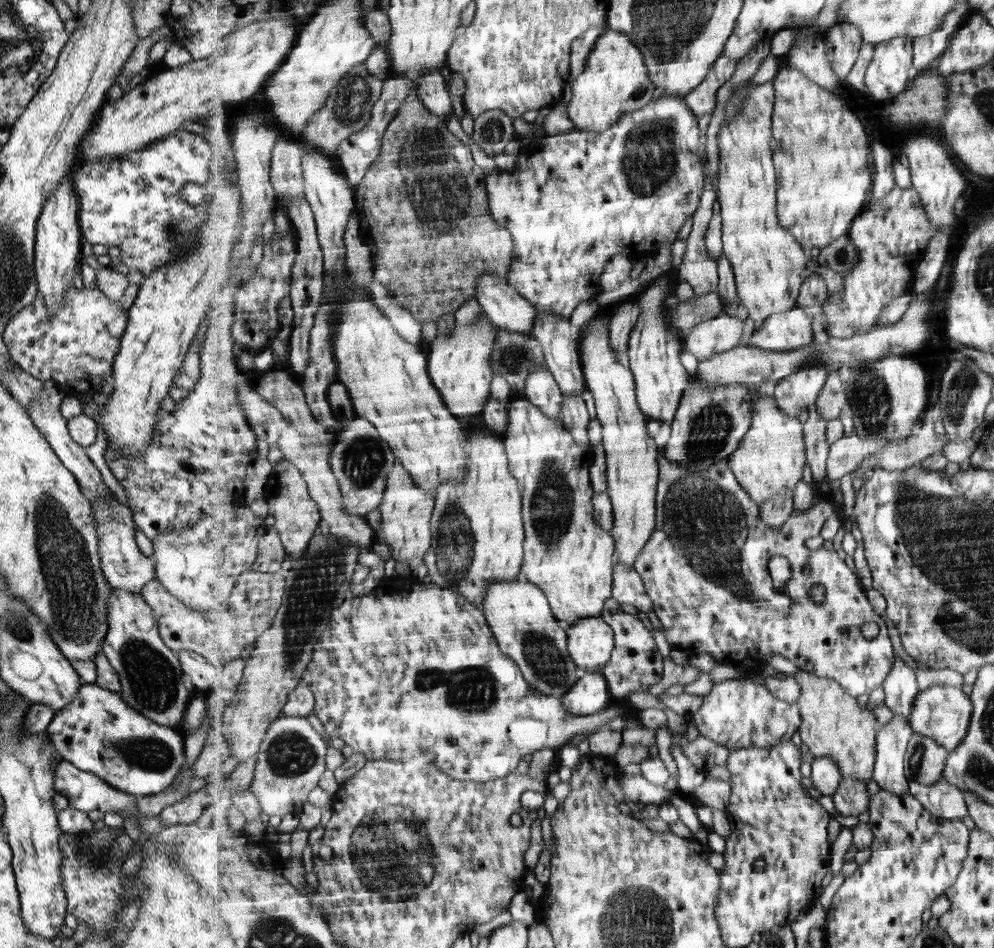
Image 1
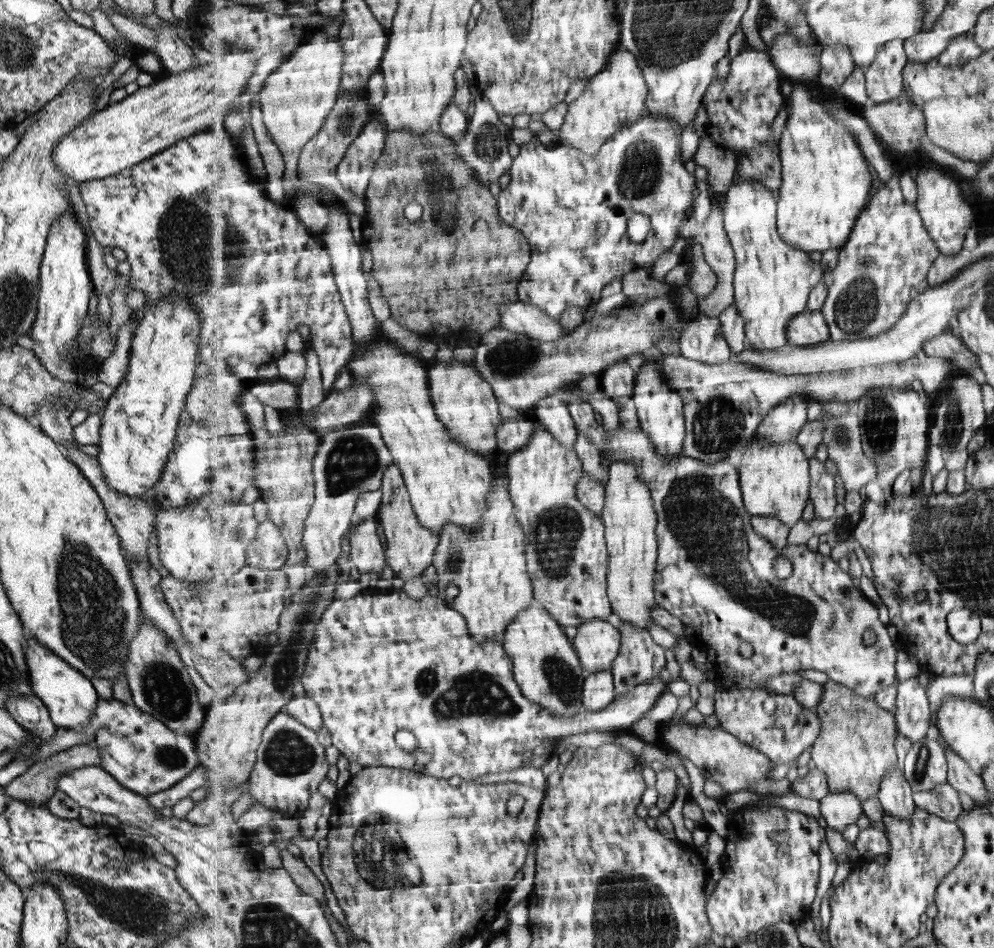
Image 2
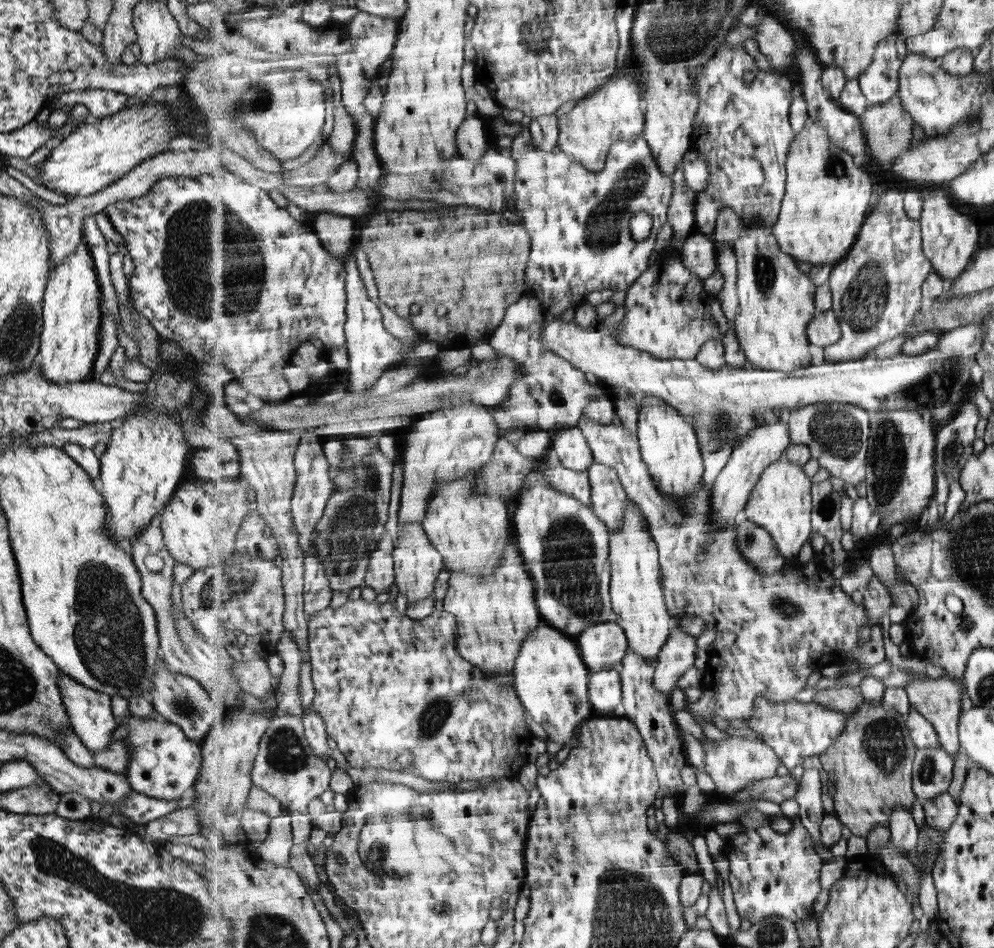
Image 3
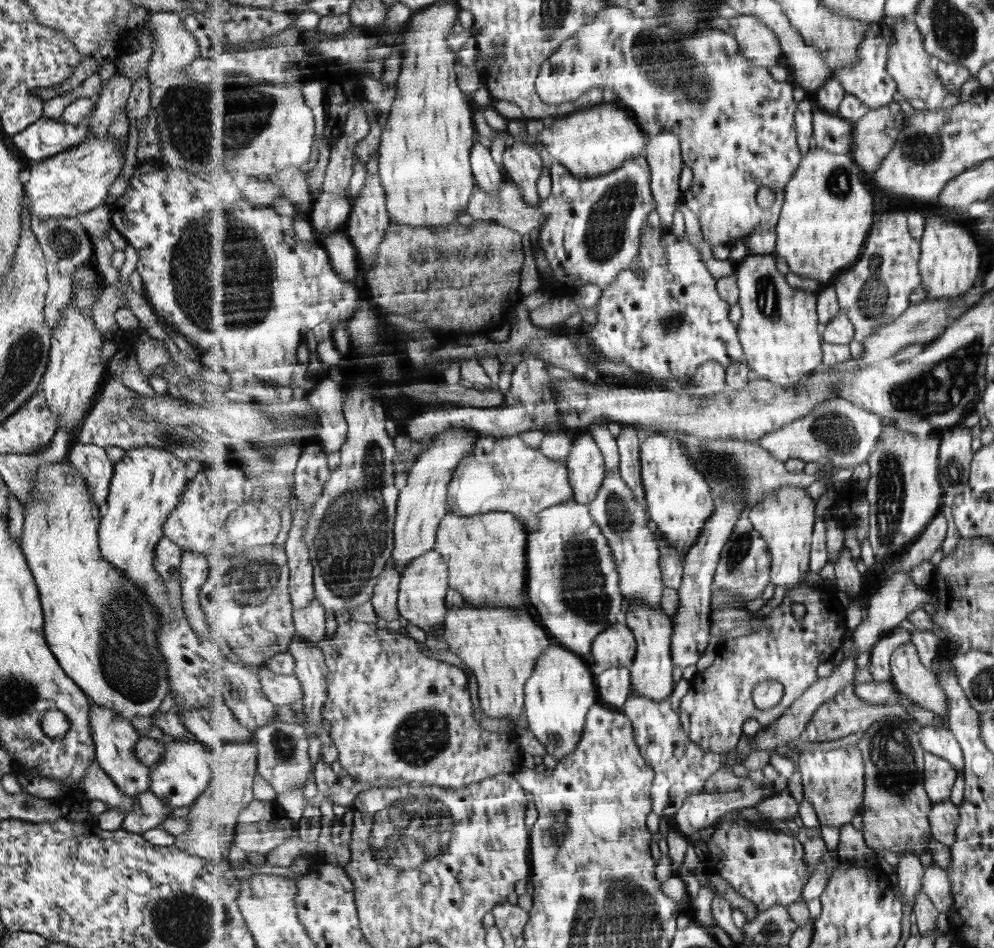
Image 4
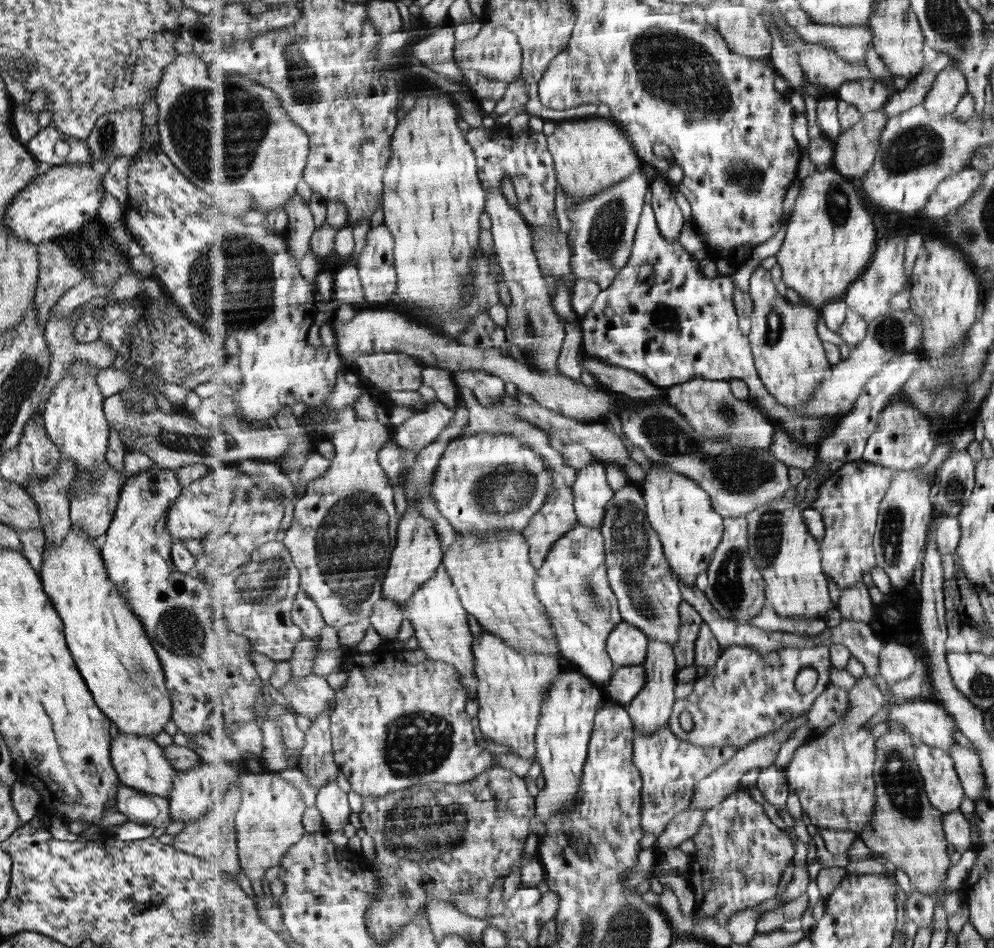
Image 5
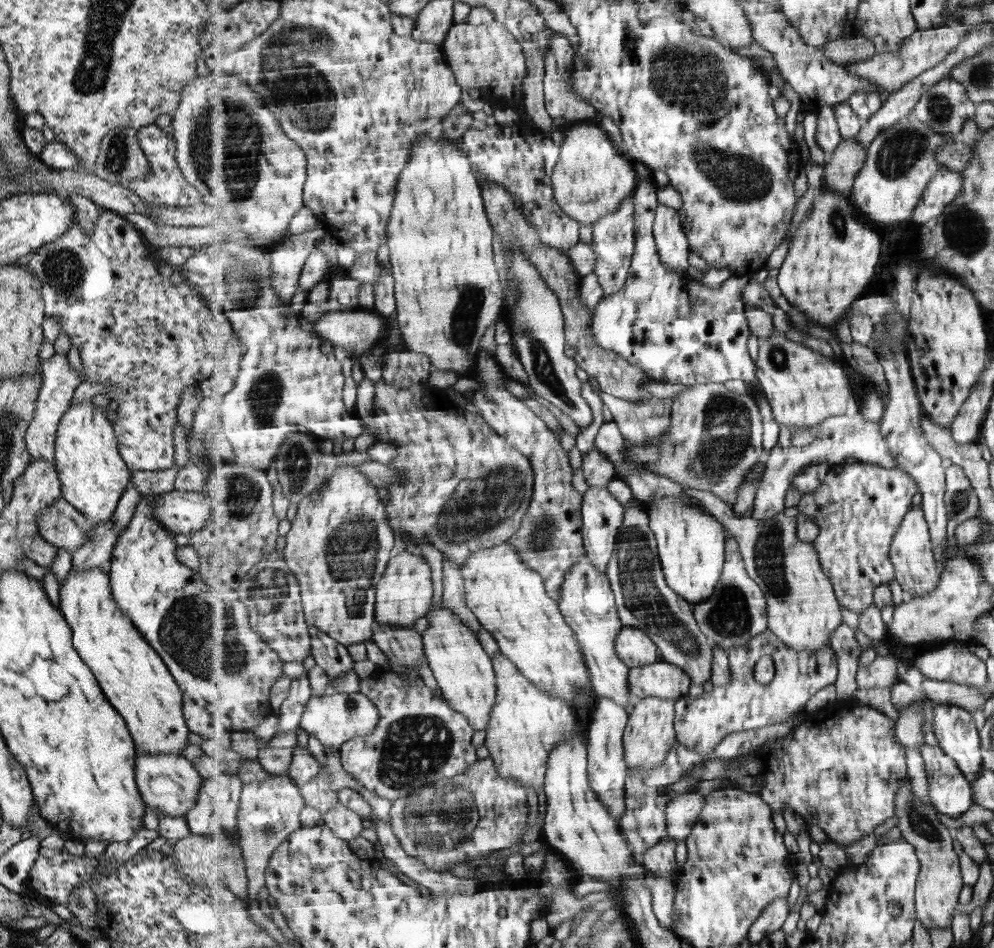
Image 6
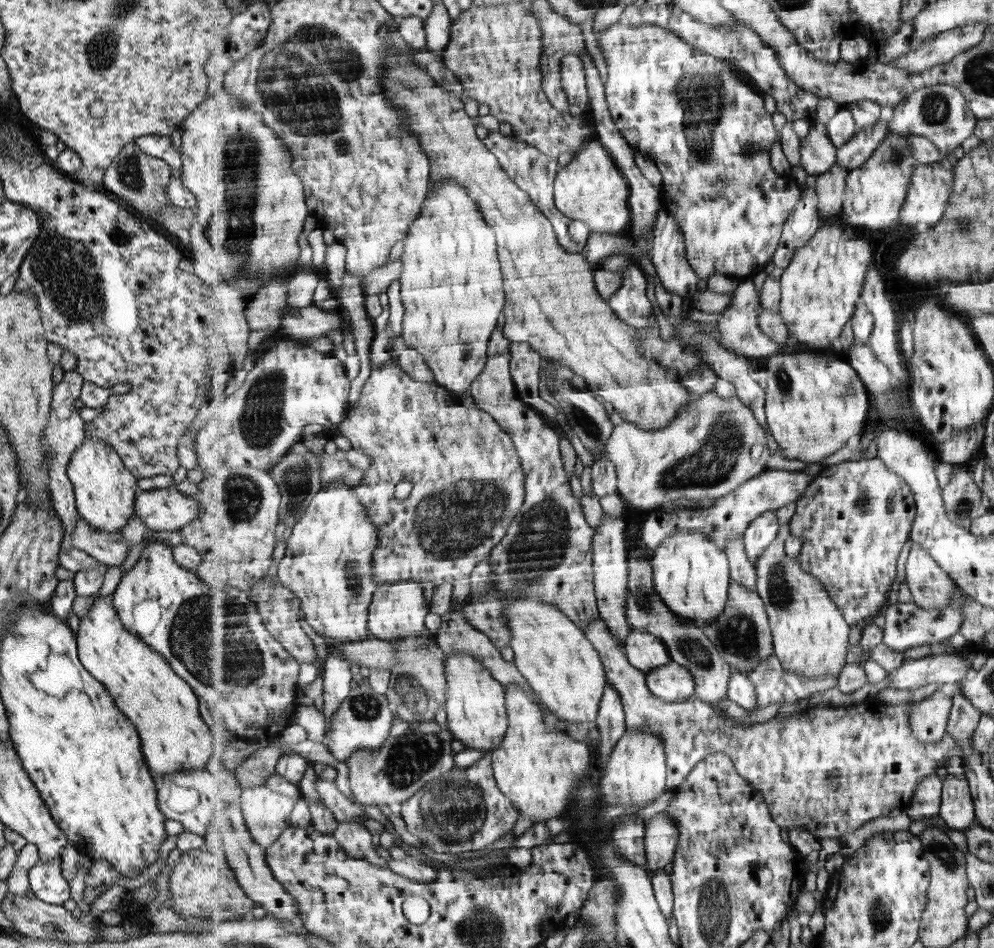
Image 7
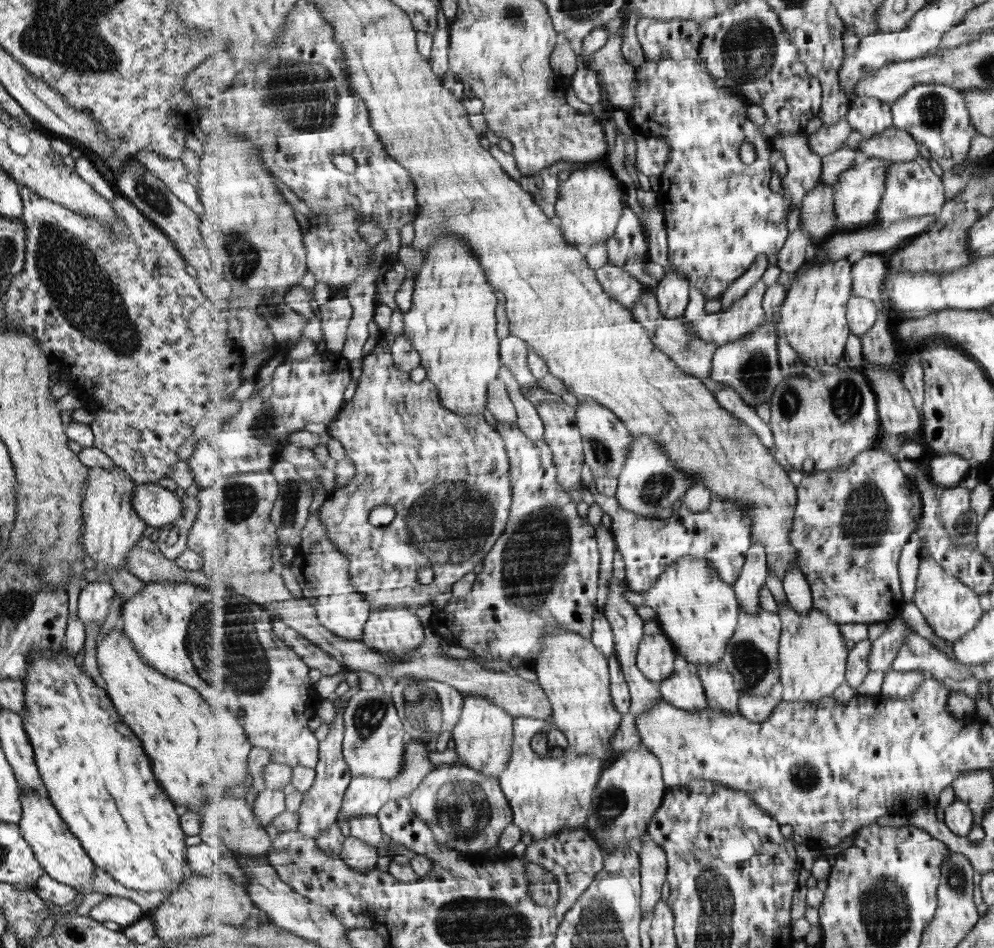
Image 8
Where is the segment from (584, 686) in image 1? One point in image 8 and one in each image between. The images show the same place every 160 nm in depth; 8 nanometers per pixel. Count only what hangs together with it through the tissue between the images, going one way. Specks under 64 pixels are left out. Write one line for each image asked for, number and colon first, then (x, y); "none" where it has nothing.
2: (599, 692)
3: (606, 690)
4: (615, 684)
5: (626, 683)
6: (663, 679)
7: (672, 682)
8: (684, 688)

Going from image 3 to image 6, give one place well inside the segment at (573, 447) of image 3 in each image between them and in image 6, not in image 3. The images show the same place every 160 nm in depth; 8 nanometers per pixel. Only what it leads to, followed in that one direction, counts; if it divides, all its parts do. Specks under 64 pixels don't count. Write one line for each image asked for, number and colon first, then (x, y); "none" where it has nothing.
4: (586, 464)
5: (592, 492)
6: (603, 514)

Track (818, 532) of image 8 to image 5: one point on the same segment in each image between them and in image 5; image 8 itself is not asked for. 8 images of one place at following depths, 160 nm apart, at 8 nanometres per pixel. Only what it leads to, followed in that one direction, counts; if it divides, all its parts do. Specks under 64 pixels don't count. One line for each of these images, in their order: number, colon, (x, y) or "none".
5: (849, 501)
6: (860, 506)
7: (855, 517)

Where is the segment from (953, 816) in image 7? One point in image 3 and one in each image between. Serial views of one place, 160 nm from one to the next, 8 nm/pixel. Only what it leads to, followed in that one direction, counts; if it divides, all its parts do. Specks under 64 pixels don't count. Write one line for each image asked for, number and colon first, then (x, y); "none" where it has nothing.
3: (933, 772)
4: (939, 774)
5: (945, 791)
6: (952, 794)

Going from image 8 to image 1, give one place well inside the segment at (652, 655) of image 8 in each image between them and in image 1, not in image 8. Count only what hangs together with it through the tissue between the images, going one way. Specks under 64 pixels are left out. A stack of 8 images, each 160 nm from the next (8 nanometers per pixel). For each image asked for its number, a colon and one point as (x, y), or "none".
1: (591, 640)
2: (598, 642)
3: (603, 647)
4: (616, 647)
5: (628, 645)
6: (634, 646)
7: (645, 651)

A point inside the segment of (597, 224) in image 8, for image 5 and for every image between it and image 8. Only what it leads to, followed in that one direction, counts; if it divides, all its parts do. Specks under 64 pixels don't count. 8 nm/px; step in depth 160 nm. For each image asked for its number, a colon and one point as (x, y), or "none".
5: (590, 154)
6: (592, 177)
7: (591, 188)

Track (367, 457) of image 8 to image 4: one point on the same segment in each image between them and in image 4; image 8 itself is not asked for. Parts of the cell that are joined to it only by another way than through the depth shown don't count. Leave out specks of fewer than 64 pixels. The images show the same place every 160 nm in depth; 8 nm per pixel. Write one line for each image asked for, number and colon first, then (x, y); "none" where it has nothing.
4: (503, 474)
5: (486, 482)
6: (463, 487)
7: (468, 480)

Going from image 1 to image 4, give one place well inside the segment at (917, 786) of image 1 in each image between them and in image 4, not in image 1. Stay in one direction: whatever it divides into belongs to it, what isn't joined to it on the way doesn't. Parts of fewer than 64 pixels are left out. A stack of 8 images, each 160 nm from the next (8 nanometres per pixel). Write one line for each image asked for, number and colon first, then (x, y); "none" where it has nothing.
2: (944, 800)
3: (941, 812)
4: (944, 818)

